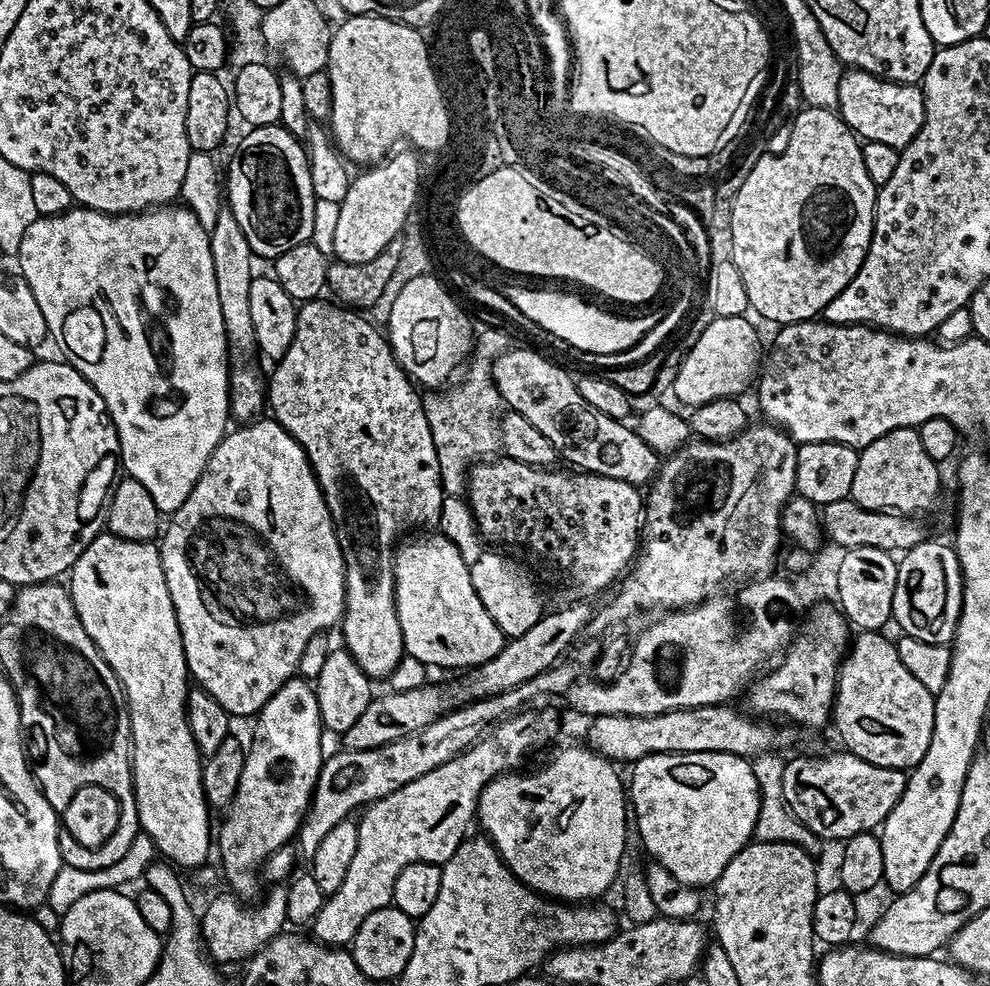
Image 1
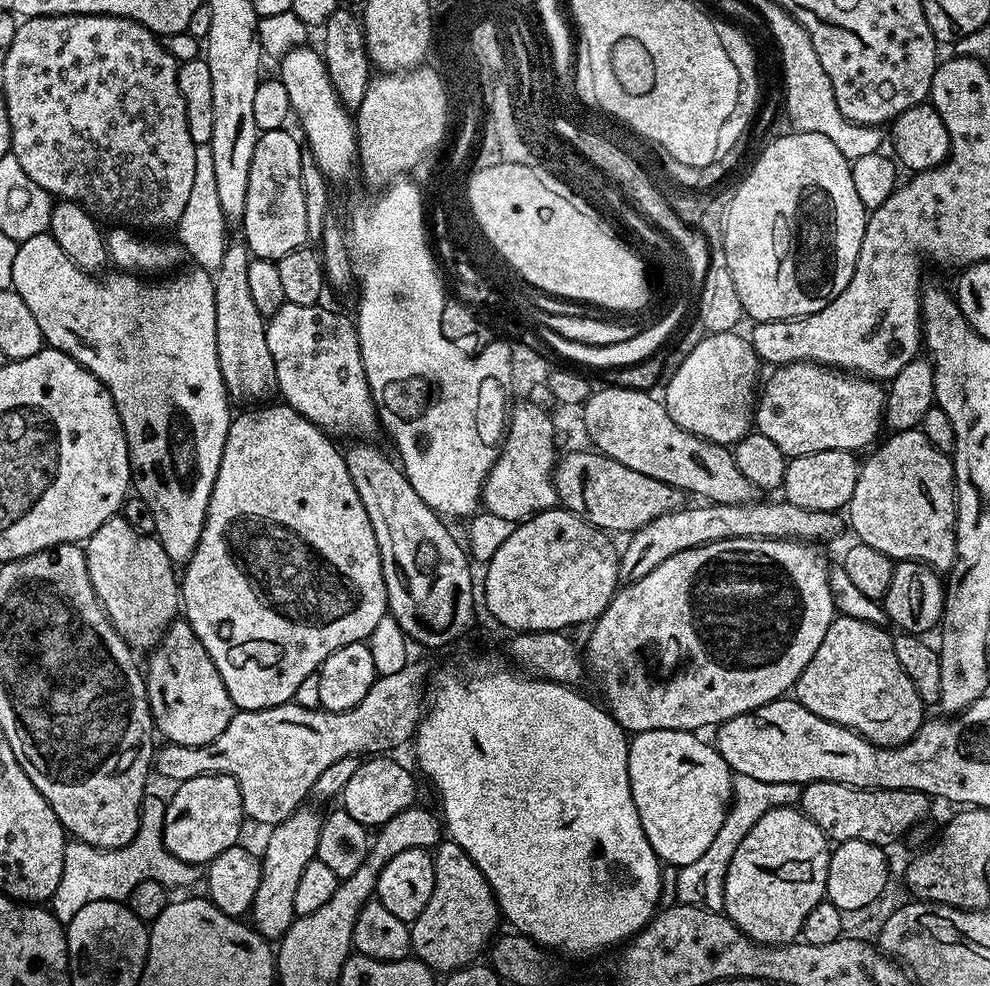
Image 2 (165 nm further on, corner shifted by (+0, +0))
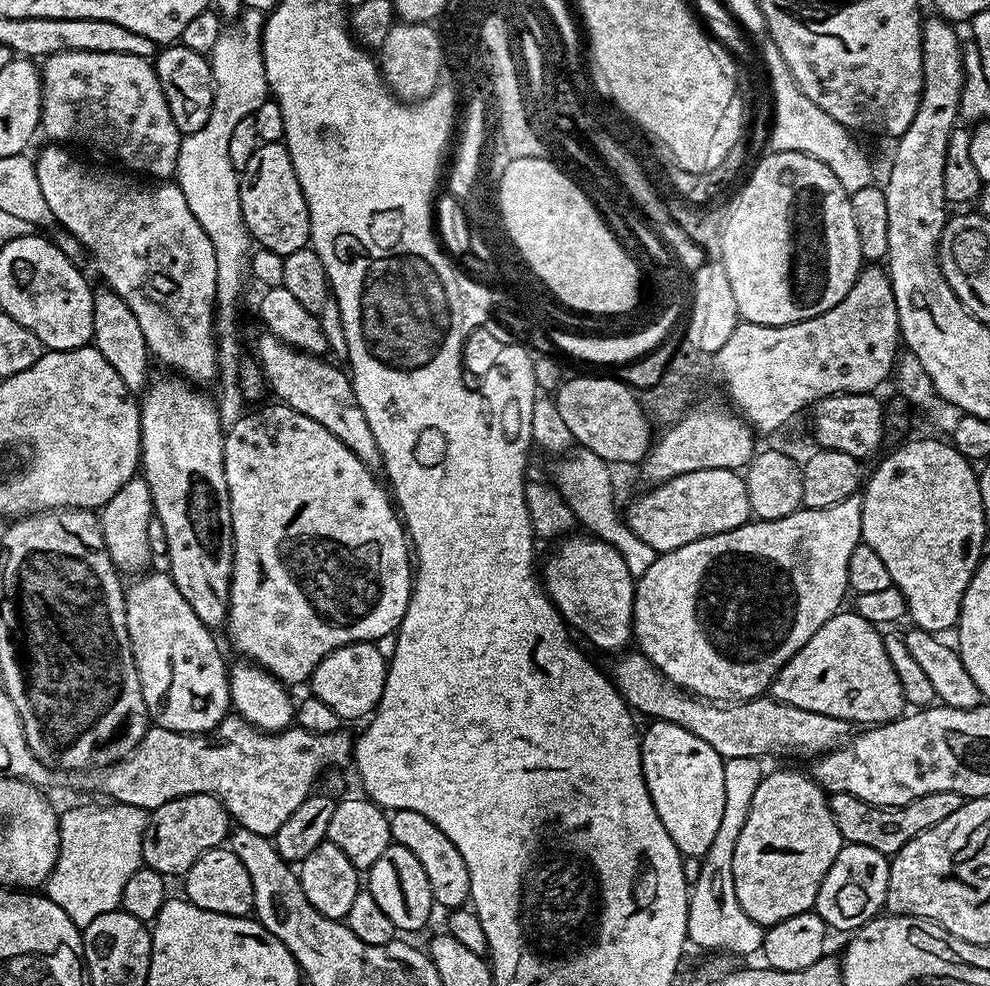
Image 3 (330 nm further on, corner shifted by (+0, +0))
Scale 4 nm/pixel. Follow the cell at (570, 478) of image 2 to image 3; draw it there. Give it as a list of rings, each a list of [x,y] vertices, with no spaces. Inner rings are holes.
[[[704,469],[670,477],[664,483],[648,488],[626,511],[626,523],[646,546],[654,546],[657,554],[678,550],[686,542],[698,542],[710,534],[734,530],[753,519],[750,494],[739,471]]]

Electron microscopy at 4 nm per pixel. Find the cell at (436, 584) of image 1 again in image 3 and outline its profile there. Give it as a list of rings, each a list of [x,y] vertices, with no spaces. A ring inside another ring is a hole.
[[[267,334],[257,338],[256,356],[264,383],[279,403],[288,404],[294,410],[314,418],[314,422],[322,422],[322,426],[326,426],[326,430],[330,430],[330,434],[345,444],[367,468],[376,470],[381,467],[378,442],[374,442],[370,422],[366,422],[366,414],[362,414],[362,406],[358,406],[351,375],[343,367],[335,363],[327,364],[327,359],[311,356],[309,352],[299,352],[276,336]]]

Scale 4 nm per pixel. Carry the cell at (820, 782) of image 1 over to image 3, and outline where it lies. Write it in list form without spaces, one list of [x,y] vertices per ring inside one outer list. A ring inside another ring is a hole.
[[[938,790],[938,794],[922,794],[909,804],[897,808],[879,808],[870,802],[862,802],[862,798],[854,798],[854,794],[831,793],[828,805],[838,822],[838,830],[842,838],[849,844],[870,846],[885,854],[894,854],[910,842],[910,838],[918,838],[922,830],[930,830],[930,826],[938,826],[945,818],[950,818],[954,810],[964,805],[965,797],[954,794],[954,790]]]

